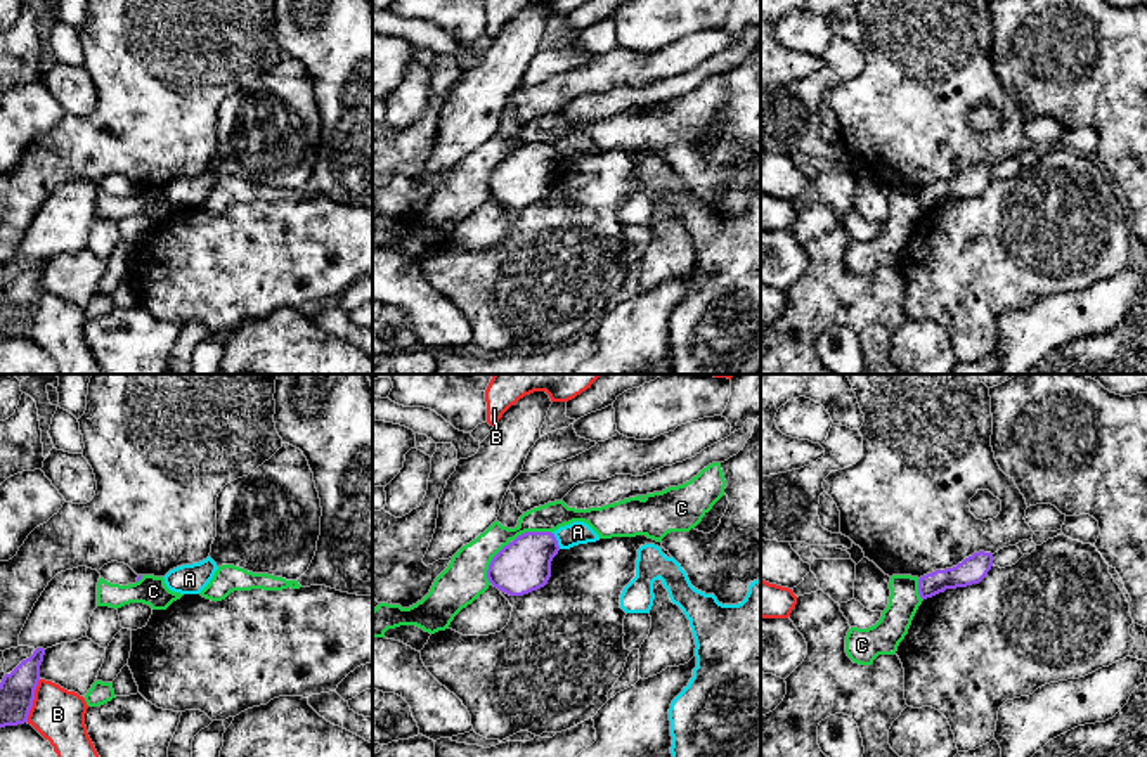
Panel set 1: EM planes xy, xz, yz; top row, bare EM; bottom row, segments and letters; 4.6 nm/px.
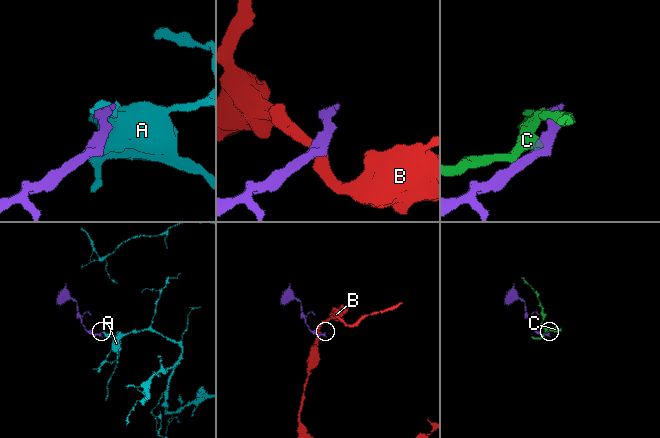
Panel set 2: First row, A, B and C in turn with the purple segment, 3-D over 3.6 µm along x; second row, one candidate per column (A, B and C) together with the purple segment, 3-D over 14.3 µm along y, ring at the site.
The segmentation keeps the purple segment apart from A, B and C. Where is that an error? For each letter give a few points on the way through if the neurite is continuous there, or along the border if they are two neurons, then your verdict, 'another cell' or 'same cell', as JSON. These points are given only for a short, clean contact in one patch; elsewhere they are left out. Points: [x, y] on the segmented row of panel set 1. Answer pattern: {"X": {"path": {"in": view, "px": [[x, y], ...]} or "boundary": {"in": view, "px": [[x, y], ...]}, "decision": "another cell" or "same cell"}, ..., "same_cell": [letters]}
{"A": {"boundary": {"in": "xz", "px": [[553, 532], [560, 548]]}, "decision": "another cell"}, "B": {"boundary": {"in": "xy", "px": [[40, 679], [26, 721]]}, "decision": "another cell"}, "C": {"decision": "another cell"}, "same_cell": []}

